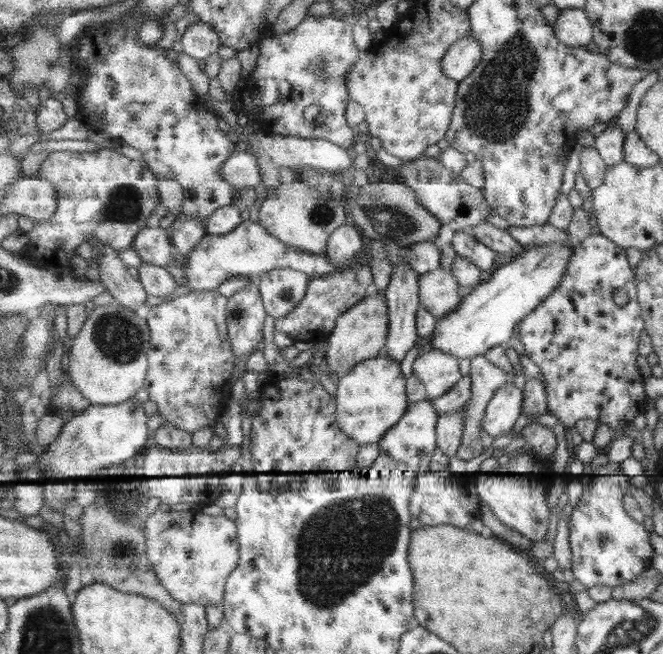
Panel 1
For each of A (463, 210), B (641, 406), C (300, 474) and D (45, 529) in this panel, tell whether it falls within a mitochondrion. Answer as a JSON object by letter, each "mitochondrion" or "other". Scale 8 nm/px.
{"A":"other","B":"other","C":"other","D":"other"}

